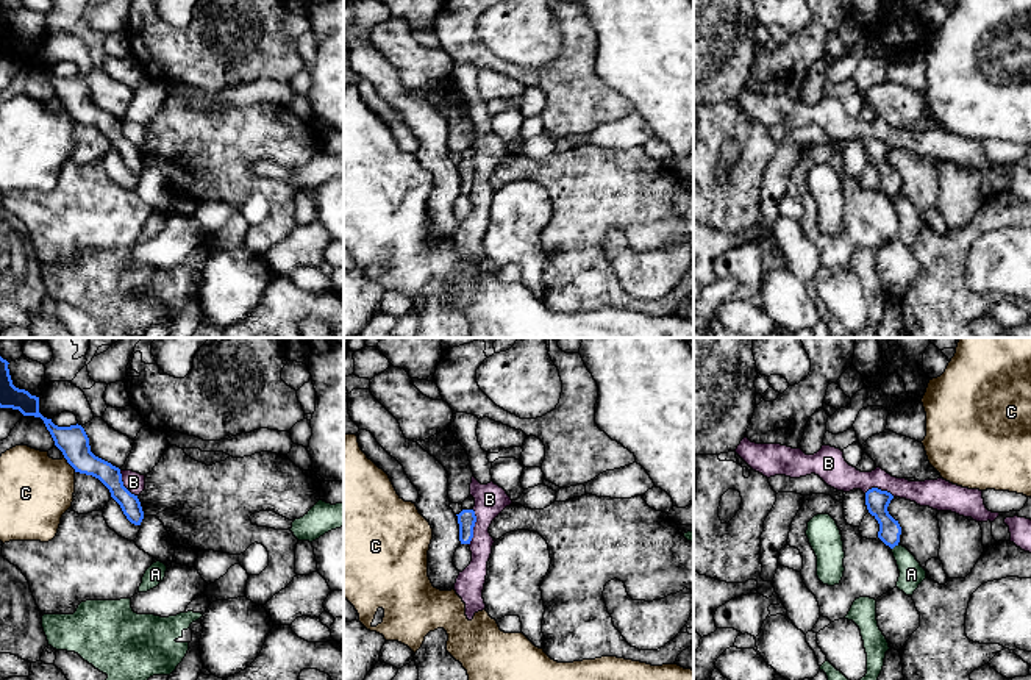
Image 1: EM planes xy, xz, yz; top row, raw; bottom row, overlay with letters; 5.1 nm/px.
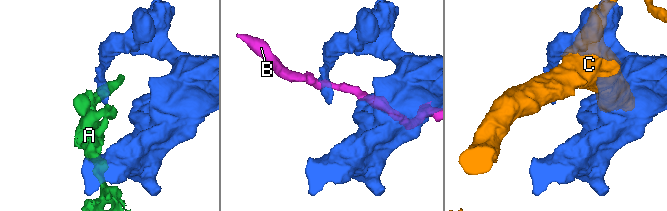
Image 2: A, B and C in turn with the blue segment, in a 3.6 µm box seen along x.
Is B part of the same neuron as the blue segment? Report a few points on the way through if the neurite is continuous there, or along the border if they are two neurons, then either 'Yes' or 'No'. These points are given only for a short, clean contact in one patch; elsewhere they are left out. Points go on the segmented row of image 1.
Boundary: xz (474, 510), (474, 533), (469, 544). No

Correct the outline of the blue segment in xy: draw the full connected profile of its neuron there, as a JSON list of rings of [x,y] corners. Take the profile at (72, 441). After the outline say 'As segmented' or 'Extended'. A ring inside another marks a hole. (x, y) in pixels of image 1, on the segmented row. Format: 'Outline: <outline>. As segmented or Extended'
Outline: [[[0,356],[0,408],[19,410],[23,416],[41,417],[50,431],[55,446],[62,452],[75,472],[98,478],[120,505],[127,519],[141,525],[144,511],[137,496],[131,494],[122,481],[120,469],[91,452],[89,438],[81,425],[58,427],[39,413],[39,397],[12,385],[8,361]]]. As segmented

